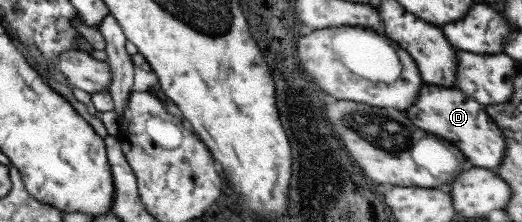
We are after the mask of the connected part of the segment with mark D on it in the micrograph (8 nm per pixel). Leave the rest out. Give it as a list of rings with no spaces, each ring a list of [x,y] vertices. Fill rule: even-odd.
[[[423,85],[419,89],[417,99],[411,103],[411,107],[407,109],[406,113],[407,119],[415,127],[457,145],[457,149],[463,153],[463,157],[473,167],[493,169],[493,167],[499,165],[501,155],[505,151],[501,131],[487,117],[487,114],[483,111],[483,106],[480,103],[475,103],[475,100],[471,97],[461,95],[455,89],[445,89],[445,87],[437,87],[437,85]]]

